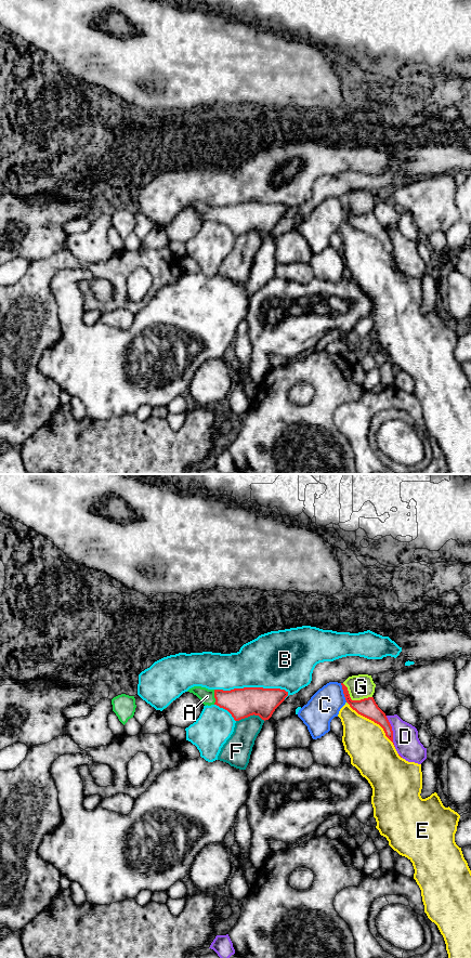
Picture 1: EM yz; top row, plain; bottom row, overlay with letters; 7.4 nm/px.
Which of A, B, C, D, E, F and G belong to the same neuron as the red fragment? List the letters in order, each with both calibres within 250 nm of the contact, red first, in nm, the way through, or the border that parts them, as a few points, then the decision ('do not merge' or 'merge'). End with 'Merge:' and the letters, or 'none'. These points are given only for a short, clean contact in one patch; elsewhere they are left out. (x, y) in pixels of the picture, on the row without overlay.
A: 220/110 nm | across yz (240, 218), (214, 212), (207, 211) | merge
B: 220/420 nm | do not merge
C: 140/220 nm | do not merge
D: 140/190 nm | do not merge
E: 140/320 nm | do not merge
F: 220/190 nm | do not merge
G: 140/180 nm | along yz (342, 198), (352, 214), (371, 212) | do not merge
Merge: A

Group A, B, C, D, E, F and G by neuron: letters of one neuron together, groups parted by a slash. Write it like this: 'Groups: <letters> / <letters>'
Groups: A / B / C / D / E / F / G

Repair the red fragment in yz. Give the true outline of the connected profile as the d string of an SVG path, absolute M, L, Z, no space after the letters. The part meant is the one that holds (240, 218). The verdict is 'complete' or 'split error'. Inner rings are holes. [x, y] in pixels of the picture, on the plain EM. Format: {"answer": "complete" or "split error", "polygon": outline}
{"answer": "split error", "polygon": "M194 201L187 207L196 210L205 221L217 220L227 225L235 236L253 229L259 231L264 236L269 235L288 211L288 207L285 205L263 202L223 206Z"}

